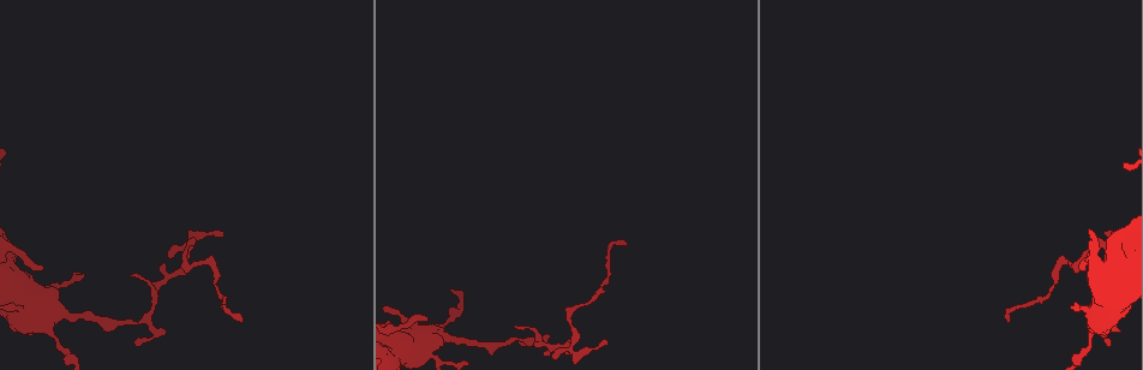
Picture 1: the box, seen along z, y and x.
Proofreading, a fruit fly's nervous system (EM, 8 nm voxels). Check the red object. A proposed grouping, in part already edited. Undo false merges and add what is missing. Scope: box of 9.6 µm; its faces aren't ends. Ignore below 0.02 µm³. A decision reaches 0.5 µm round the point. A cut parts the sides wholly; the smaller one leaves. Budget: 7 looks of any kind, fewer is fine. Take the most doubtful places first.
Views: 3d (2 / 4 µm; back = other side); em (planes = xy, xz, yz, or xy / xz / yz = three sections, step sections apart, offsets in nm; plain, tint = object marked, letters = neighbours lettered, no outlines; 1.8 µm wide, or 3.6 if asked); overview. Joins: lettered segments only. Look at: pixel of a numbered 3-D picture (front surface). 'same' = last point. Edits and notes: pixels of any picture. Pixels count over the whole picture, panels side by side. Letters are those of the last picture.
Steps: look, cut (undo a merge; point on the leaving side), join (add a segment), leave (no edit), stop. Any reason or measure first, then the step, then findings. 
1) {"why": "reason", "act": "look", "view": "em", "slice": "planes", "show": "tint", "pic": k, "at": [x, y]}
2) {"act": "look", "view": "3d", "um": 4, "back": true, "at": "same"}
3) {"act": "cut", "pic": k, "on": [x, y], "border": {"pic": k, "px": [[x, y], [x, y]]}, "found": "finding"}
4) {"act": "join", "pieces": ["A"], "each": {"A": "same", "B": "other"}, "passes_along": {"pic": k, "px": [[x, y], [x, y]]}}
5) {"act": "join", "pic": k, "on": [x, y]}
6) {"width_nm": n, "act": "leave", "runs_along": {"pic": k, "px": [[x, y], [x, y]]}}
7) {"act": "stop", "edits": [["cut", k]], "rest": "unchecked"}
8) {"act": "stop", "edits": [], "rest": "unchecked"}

{"why": "tapers out", "act": "look", "view": "em", "slice": "yz", "step": 4, "show": "letters", "pic": 1, "at": [1086, 270]}

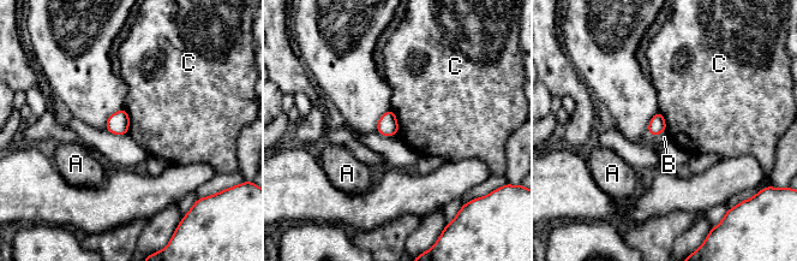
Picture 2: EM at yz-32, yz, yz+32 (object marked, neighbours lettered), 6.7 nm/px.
{"act": "leave", "each": {"A": "other", "B": "other", "C": "other"}, "border": {"pic": 2, "px": [[123, 108], [129, 118], [127, 132]]}, "found": "no lettered segment goes on from it"}

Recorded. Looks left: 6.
{"why": "a fork", "act": "look", "view": "em", "slice": "planes", "show": "letters", "pic": 1, "at": [1105, 249]}

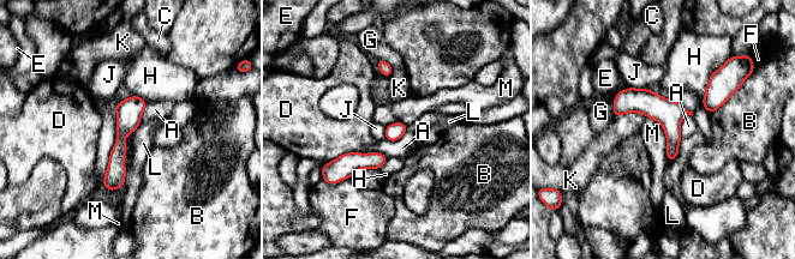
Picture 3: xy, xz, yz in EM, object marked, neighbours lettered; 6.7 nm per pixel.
{"width_nm": 110, "act": "leave", "each": {"A": "other", "B": "other", "C": "other", "D": "other", "E": "other", "F": "other", "G": "other", "H": "other", "J": "other", "K": "other", "L": "other", "M": "other"}, "runs_along": {"pic": 3, "px": [[133, 98], [111, 187]]}, "found": "continuous, no second cell"}

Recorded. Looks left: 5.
{"why": "branch stops here", "act": "look", "view": "em", "slice": "planes", "show": "letters", "pic": 1, "at": [1108, 343]}

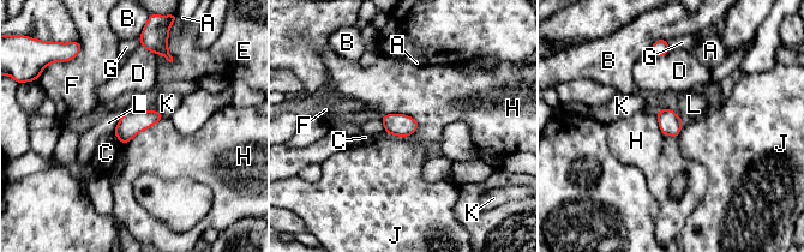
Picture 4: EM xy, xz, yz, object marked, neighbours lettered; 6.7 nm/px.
{"act": "leave", "each": {"A": "other", "B": "other", "C": "other", "D": "other", "E": "other", "F": "other", "G": "other", "H": "other", "J": "other", "K": "other", "L": "other"}, "border": {"pic": 4, "px": [[379, 118], [407, 114], [419, 127]]}, "found": "none of them fits"}

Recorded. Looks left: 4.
{"act": "stop", "edits": [], "rest": "unchecked"}

